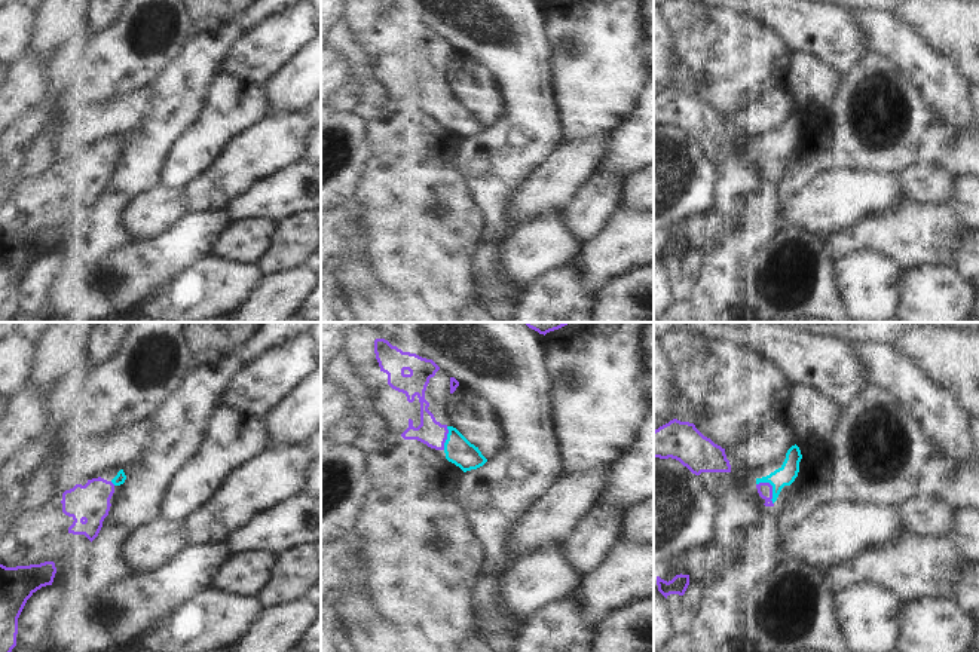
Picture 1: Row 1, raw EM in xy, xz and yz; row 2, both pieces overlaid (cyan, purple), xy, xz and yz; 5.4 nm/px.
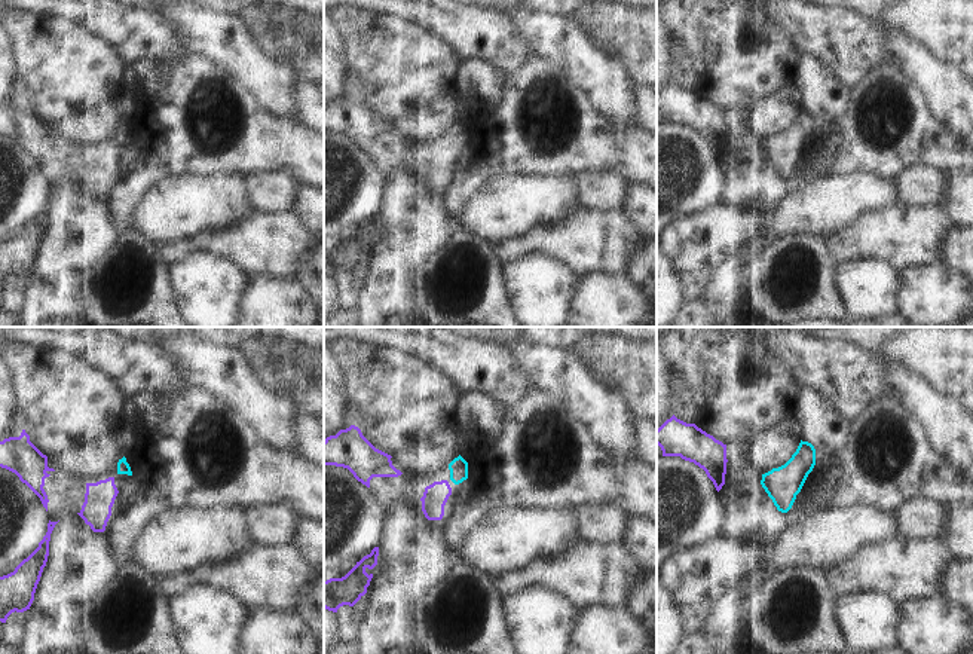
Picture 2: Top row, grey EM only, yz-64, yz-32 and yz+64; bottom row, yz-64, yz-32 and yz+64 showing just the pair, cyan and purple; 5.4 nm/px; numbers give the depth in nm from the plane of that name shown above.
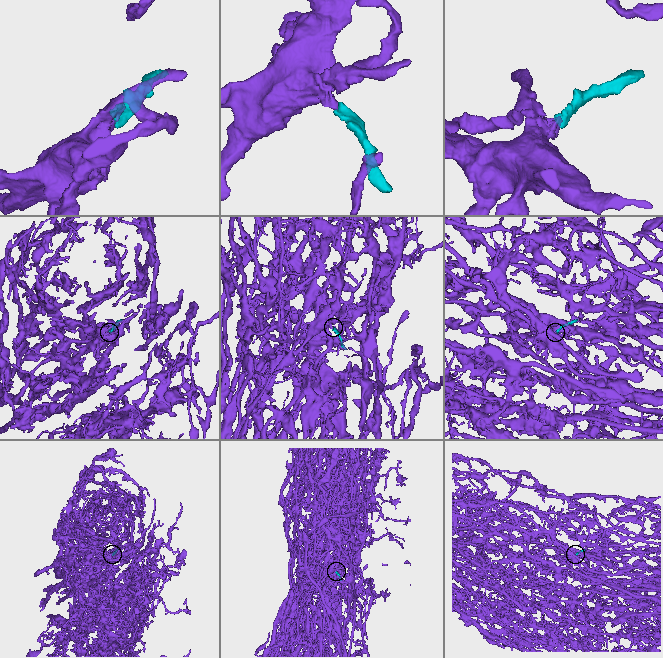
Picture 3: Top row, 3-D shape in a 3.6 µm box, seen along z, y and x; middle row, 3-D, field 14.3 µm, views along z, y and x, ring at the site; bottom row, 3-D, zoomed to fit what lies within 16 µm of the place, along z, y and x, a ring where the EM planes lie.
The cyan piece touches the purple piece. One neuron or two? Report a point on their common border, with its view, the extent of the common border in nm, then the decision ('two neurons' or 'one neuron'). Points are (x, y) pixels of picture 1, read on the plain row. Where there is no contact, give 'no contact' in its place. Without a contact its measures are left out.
contact yz (773, 155); length 150 nm; one neuron

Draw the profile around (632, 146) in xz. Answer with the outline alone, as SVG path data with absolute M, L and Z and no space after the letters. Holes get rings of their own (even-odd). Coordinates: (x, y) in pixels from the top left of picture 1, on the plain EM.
M654 76L640 94L640 105L630 114L628 120L611 132L609 153L599 172L639 172L654 165Z

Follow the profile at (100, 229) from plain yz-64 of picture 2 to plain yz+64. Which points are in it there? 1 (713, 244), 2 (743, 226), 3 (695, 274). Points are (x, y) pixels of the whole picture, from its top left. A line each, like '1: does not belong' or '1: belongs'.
1: does not belong
2: does not belong
3: does not belong

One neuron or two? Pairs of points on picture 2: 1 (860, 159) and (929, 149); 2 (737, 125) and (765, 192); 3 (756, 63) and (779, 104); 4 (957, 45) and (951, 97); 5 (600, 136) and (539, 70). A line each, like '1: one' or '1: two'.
1: one
2: one
3: two
4: two
5: one

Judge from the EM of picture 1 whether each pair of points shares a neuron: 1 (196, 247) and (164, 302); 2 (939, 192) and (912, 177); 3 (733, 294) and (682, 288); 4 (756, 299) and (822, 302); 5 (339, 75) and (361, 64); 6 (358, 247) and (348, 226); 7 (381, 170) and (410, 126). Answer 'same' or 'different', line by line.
1: different
2: same
3: different
4: same
5: different
6: different
7: same

